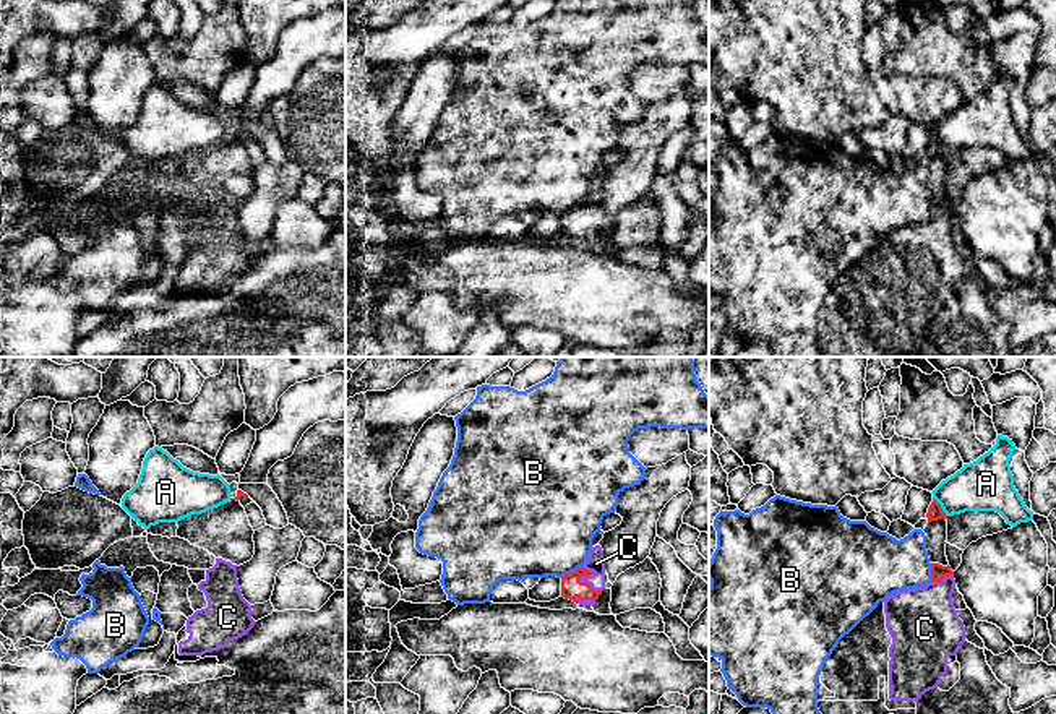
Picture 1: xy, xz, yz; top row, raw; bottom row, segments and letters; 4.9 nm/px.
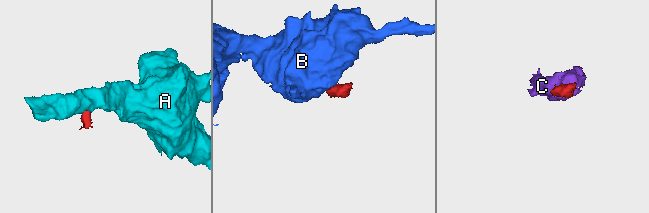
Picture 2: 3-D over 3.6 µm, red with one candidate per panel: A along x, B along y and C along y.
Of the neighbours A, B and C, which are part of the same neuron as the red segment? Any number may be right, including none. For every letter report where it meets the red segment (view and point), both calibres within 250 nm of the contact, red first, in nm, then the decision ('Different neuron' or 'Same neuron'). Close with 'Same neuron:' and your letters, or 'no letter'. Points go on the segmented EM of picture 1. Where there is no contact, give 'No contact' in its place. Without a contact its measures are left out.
A: Touches red at yz (940, 507). Thickness 80 nm (red) against 260 nm. Different neuron
B: Touches red at xz (573, 572). Thickness 110 nm (red) against 460 nm. Different neuron
C: Touches red at xz (578, 580). Thickness 110 nm (red) against 90 nm. Same neuron
Same neuron: C

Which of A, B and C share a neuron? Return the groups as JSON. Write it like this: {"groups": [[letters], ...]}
{"groups": [["A"], ["B"], ["C"]]}

